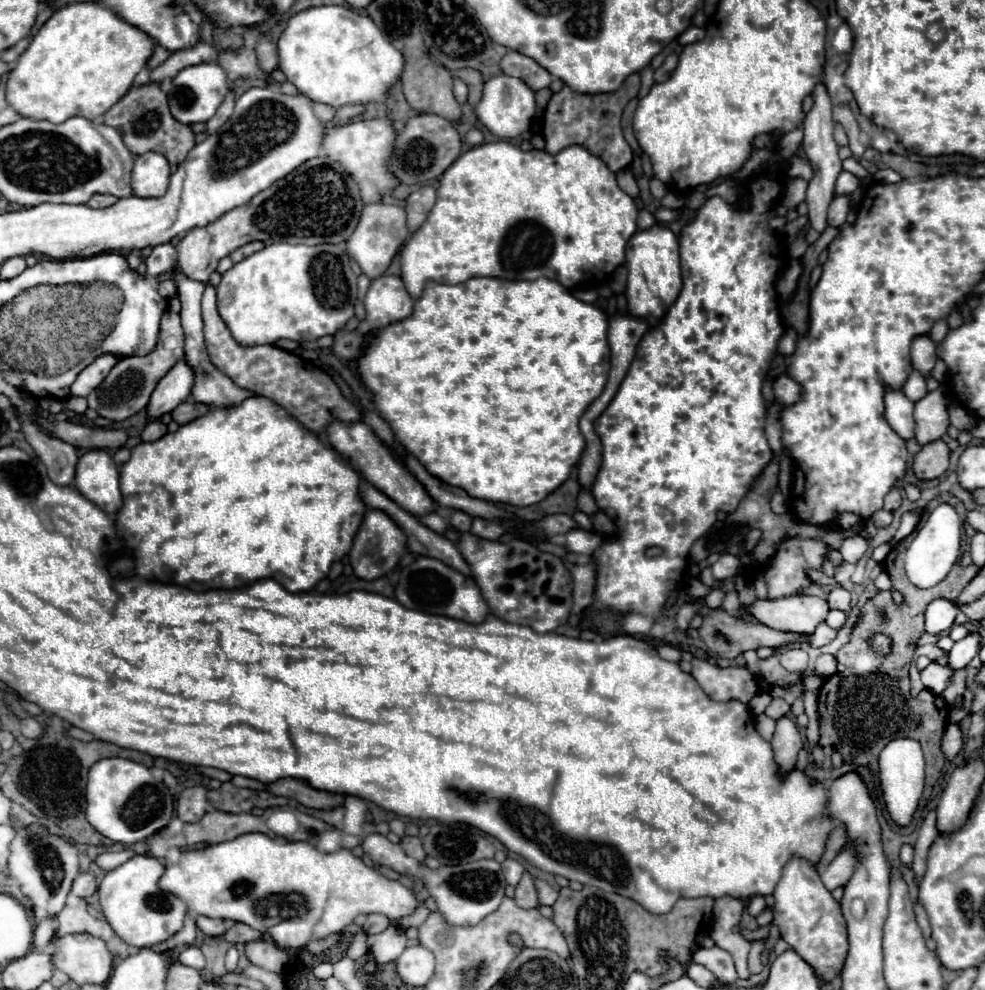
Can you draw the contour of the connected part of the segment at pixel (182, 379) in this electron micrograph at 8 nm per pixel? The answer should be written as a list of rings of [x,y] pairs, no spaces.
[[[182,358],[156,386],[156,392],[152,394],[152,400],[148,404],[150,420],[156,420],[162,414],[172,412],[178,404],[186,402],[188,396],[192,394],[192,386],[194,386],[194,372],[188,366],[186,358]]]

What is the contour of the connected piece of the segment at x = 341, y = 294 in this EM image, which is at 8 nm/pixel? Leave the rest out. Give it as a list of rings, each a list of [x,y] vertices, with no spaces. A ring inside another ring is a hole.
[[[268,244],[222,274],[218,312],[240,346],[278,340],[314,342],[334,334],[354,316],[356,274],[348,266],[344,244]]]

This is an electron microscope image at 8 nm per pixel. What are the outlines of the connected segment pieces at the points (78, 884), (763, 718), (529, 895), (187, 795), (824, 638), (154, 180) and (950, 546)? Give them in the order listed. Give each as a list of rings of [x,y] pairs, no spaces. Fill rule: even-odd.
[[[78,874],[76,880],[74,880],[74,886],[72,886],[72,894],[74,896],[80,896],[80,898],[90,898],[94,892],[98,890],[98,884],[96,884],[96,878],[92,874]]]
[[[760,714],[760,716],[756,718],[756,730],[758,730],[758,734],[760,734],[764,740],[772,740],[774,728],[776,728],[776,720],[768,718],[766,714]]]
[[[524,872],[520,884],[516,886],[516,894],[514,894],[514,902],[520,906],[520,908],[538,908],[540,902],[538,902],[538,892],[536,892],[536,886],[534,886],[534,878]]]
[[[192,786],[192,788],[184,788],[180,792],[178,798],[178,818],[182,822],[198,822],[208,808],[208,800],[206,800],[206,788],[202,786]]]
[[[820,624],[820,628],[816,628],[816,632],[812,636],[808,636],[810,644],[816,646],[816,648],[820,648],[824,644],[830,644],[836,637],[837,631],[830,628],[828,624]]]
[[[146,152],[134,160],[132,192],[140,198],[160,198],[168,188],[170,164],[158,152]]]
[[[940,504],[928,518],[928,522],[918,530],[906,552],[906,576],[918,588],[934,588],[940,584],[960,556],[960,536],[962,522],[950,504]]]

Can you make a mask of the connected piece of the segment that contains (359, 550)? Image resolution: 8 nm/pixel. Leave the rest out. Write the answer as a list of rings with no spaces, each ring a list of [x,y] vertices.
[[[368,510],[348,556],[358,578],[374,580],[388,574],[396,566],[404,550],[406,550],[406,538],[404,538],[404,532],[394,524],[394,520],[380,510]]]

